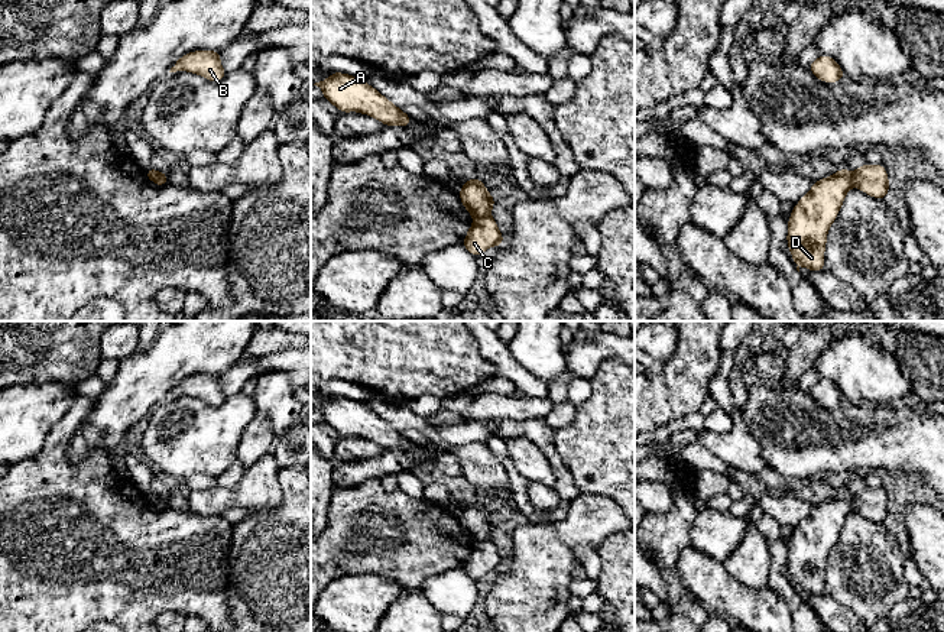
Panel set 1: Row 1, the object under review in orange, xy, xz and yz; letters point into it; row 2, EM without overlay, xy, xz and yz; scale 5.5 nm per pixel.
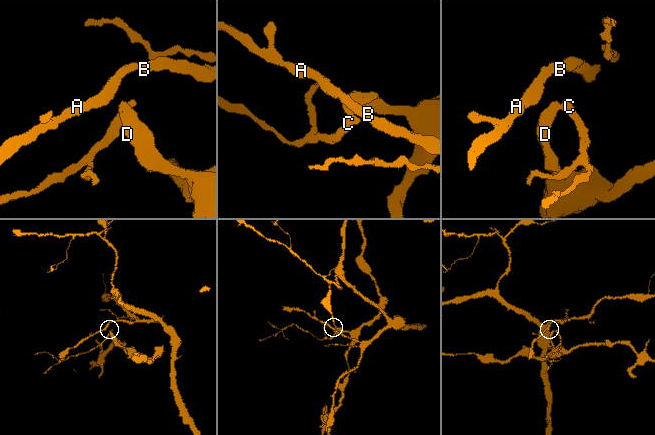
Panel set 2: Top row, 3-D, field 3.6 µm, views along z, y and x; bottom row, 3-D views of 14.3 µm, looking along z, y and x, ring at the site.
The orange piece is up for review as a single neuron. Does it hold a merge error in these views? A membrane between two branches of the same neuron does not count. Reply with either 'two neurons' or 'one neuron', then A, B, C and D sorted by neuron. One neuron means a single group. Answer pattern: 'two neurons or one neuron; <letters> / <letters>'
two neurons; A B D / C

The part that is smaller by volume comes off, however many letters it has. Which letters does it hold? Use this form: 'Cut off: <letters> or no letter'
Cut off: C

